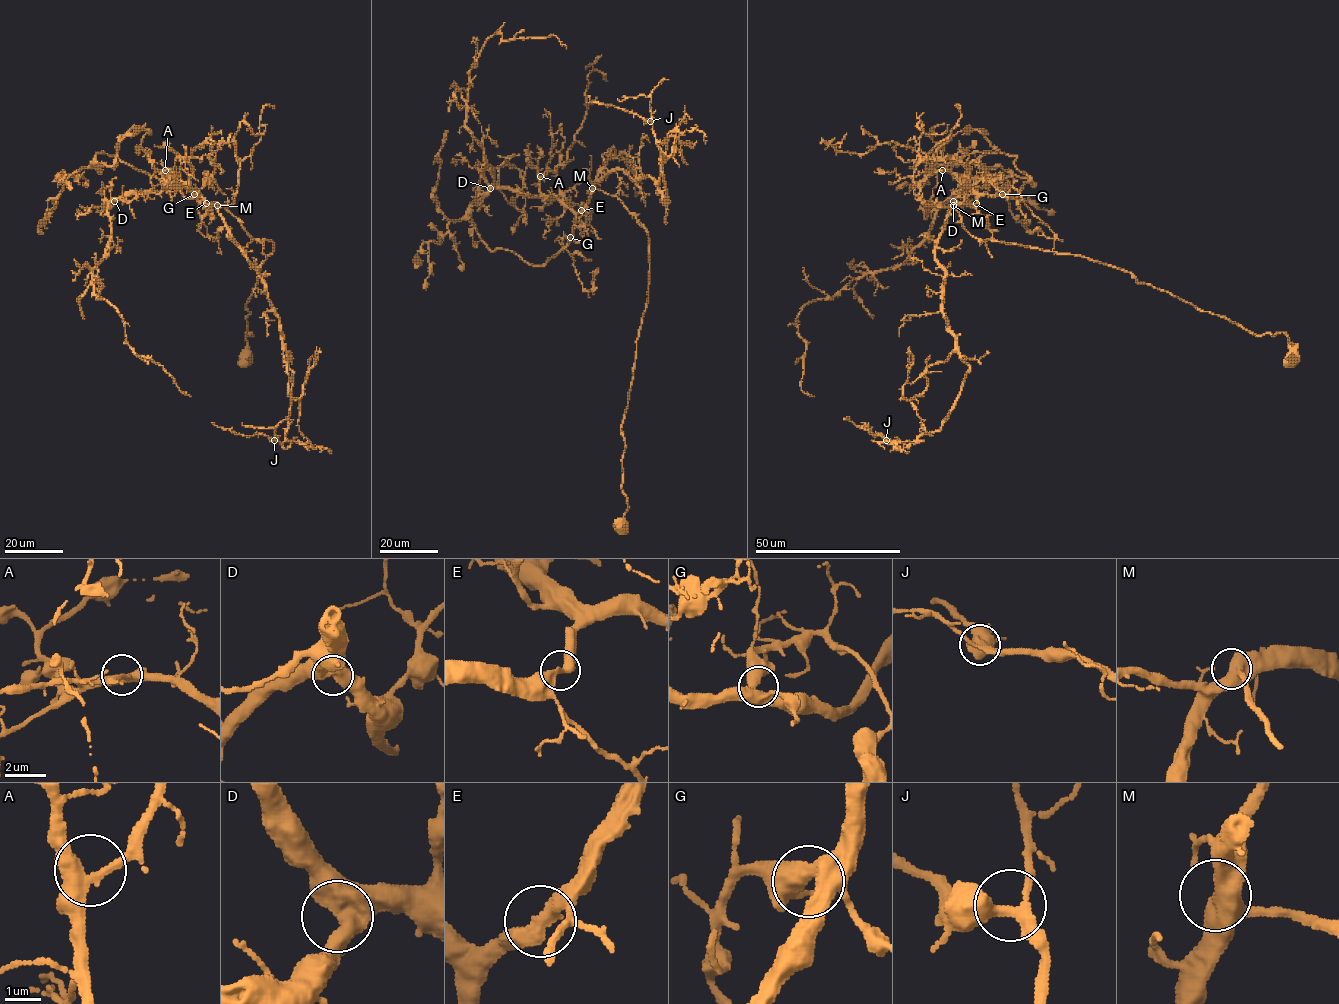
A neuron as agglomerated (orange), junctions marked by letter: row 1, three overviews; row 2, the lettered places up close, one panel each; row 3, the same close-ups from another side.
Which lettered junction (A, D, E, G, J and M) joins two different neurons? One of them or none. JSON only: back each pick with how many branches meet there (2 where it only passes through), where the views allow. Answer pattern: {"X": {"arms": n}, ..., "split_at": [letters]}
{"split_at": []}

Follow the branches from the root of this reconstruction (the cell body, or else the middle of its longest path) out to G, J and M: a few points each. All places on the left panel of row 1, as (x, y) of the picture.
G: (244, 360), (246, 334), (253, 334), (247, 334), (245, 304), (274, 244), (254, 239), (223, 207), (194, 194)
J: (244, 360), (245, 304), (274, 244), (220, 206), (279, 318), (292, 372), (285, 440), (274, 440)
M: (244, 360), (246, 334), (253, 334), (247, 334), (245, 304), (274, 244), (254, 239), (217, 205)

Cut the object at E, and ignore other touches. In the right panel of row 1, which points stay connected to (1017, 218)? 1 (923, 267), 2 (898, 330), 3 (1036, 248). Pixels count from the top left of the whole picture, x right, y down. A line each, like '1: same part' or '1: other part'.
1: other part
2: other part
3: other part

